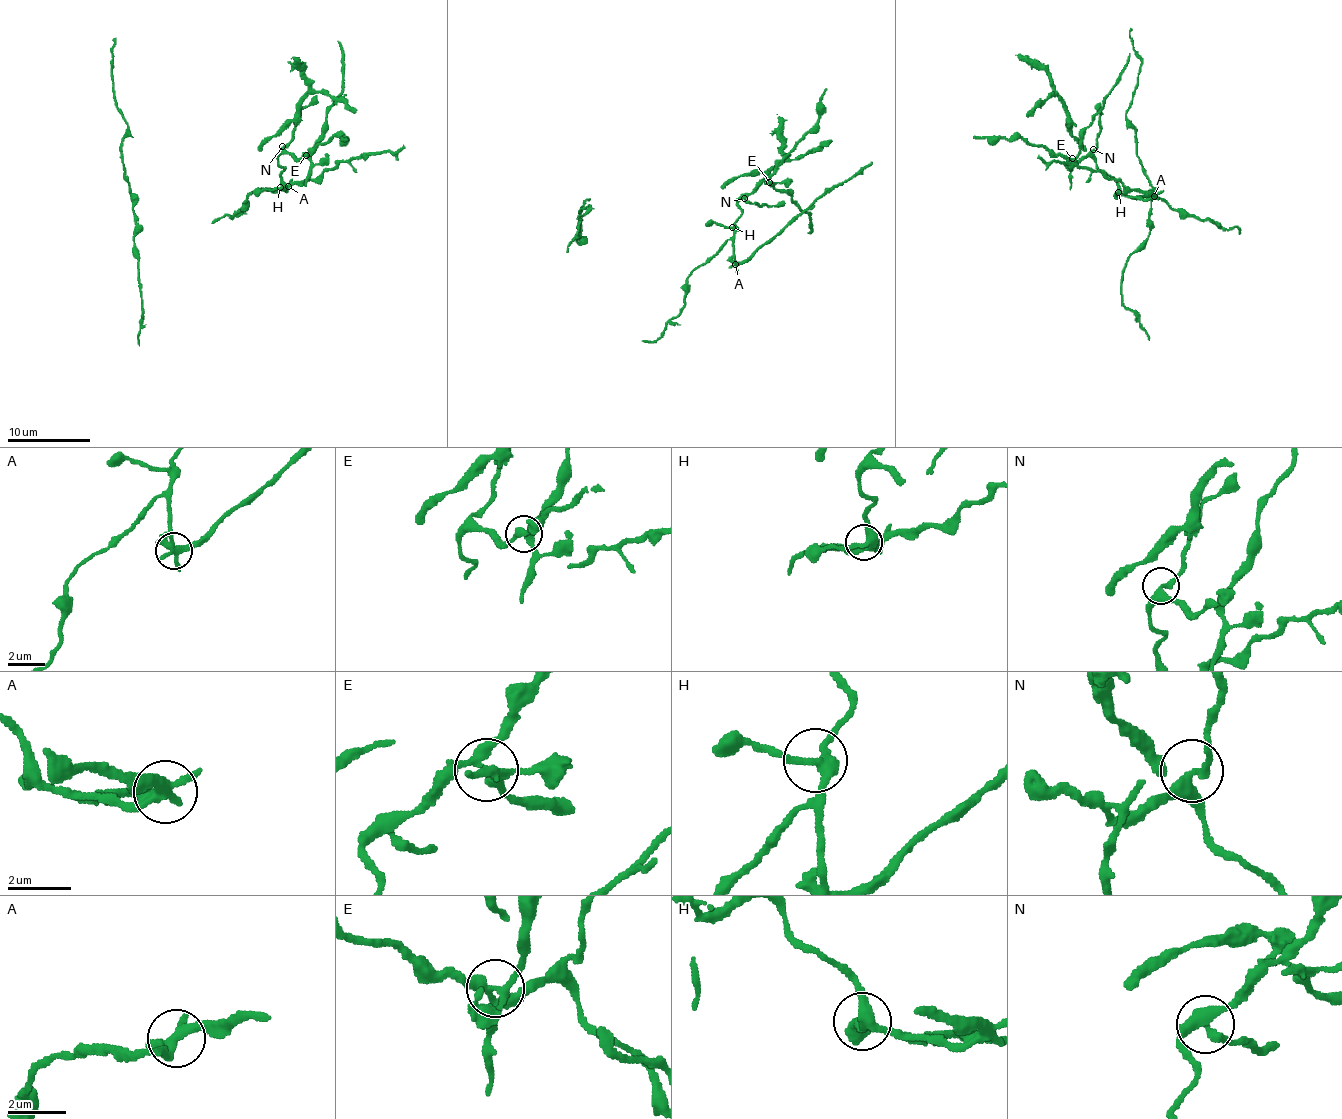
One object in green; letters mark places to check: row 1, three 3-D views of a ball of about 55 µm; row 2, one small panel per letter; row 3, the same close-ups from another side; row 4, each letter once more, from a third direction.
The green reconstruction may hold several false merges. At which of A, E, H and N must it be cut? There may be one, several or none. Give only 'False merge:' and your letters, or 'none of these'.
False merge: A, E

